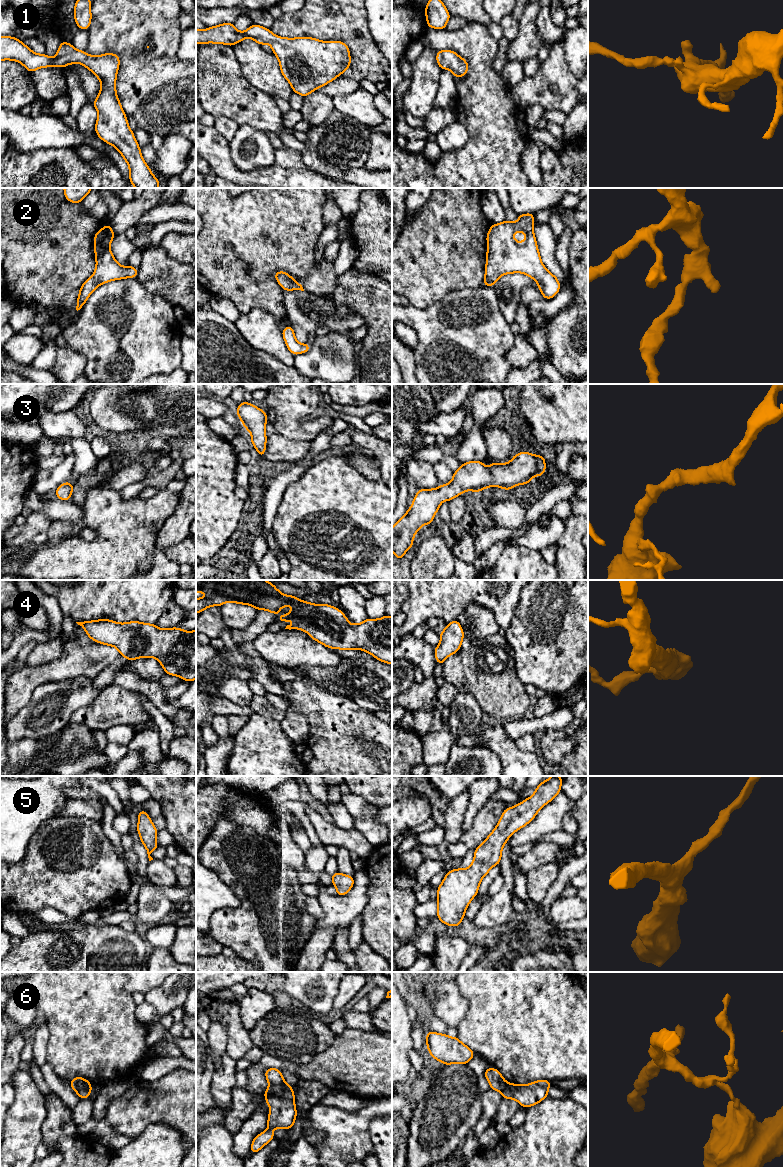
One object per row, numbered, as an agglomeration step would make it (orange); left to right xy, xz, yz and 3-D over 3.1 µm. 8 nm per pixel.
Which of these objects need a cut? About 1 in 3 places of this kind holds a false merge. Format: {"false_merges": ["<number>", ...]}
{"false_merges": ["6"]}

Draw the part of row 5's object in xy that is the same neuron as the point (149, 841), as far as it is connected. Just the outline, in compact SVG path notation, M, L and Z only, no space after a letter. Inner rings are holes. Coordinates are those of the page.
M141 809L138 814L137 832L140 834L142 844L146 847L149 861L153 860L150 854L159 847L156 841L157 831L149 815Z

